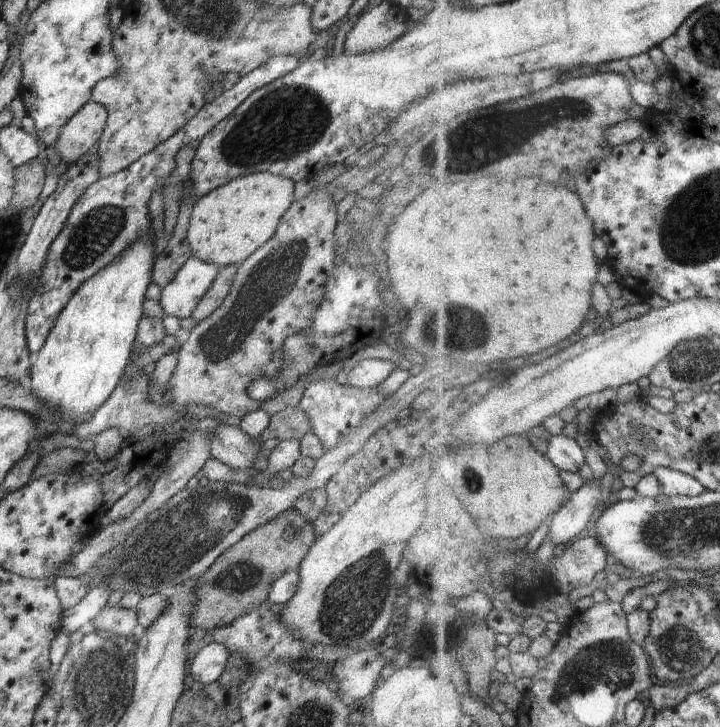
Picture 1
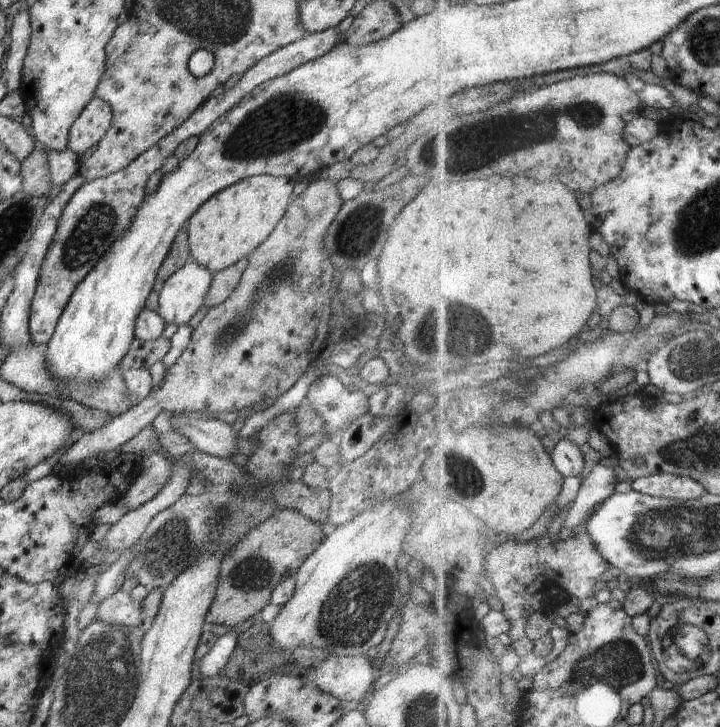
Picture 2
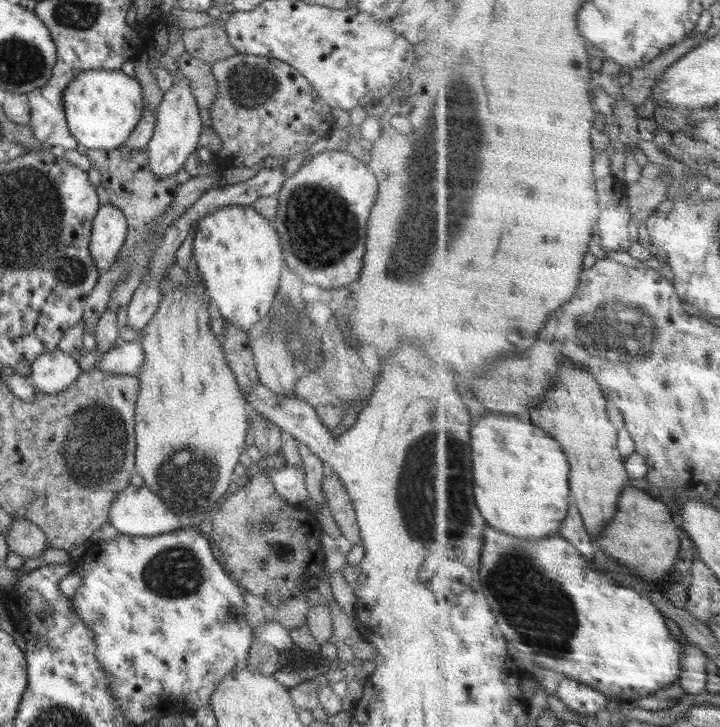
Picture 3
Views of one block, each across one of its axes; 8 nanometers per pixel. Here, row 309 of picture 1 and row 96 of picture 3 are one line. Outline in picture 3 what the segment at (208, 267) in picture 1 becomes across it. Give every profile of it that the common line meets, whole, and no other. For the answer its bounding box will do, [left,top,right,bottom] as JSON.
[148,76,202,177]

